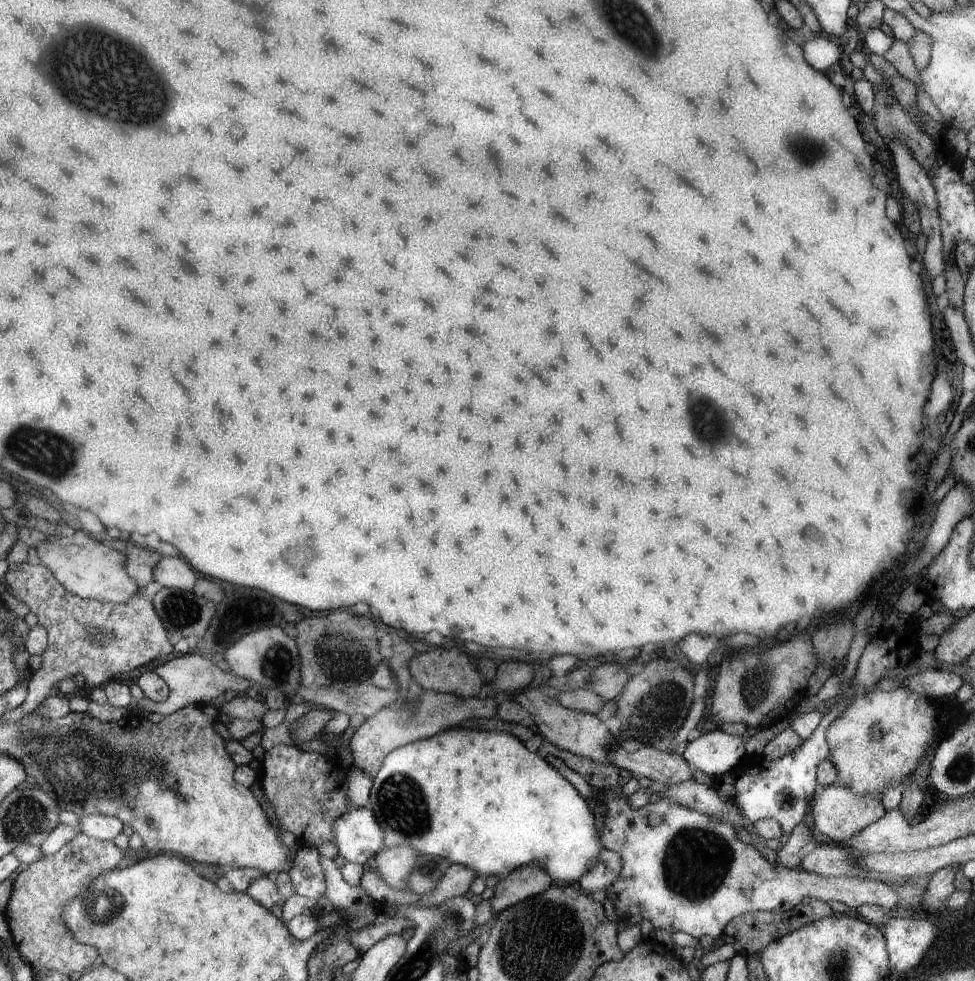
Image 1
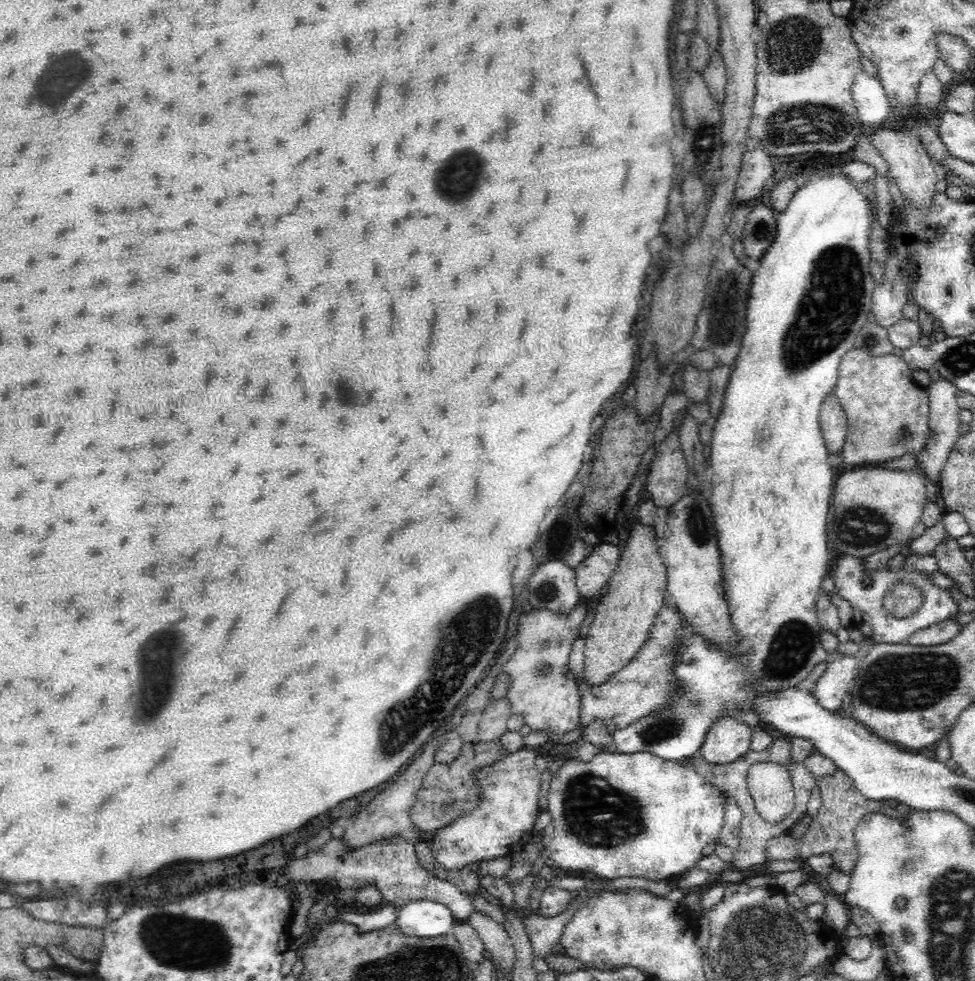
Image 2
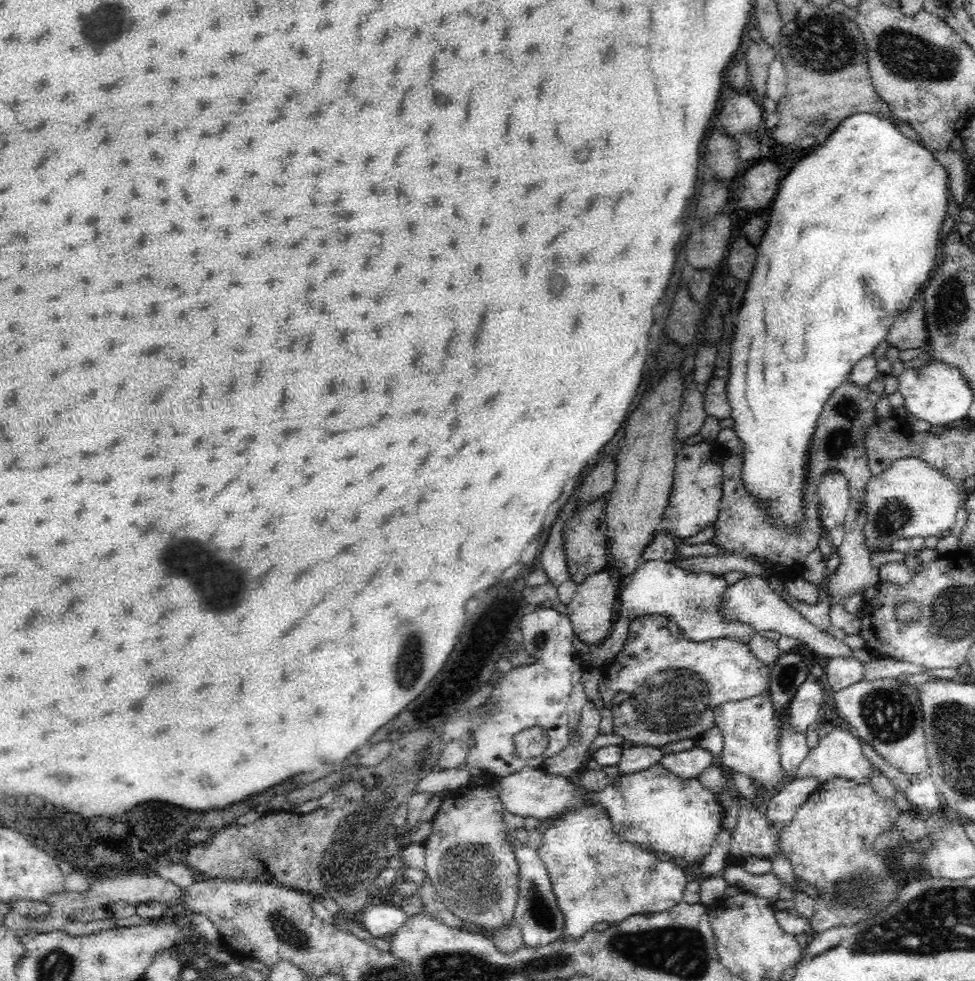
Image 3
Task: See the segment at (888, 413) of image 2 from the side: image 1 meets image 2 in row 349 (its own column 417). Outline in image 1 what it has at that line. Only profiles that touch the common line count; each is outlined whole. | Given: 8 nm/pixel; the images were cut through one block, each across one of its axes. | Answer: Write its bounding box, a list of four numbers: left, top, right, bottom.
[375,846,421,890]

